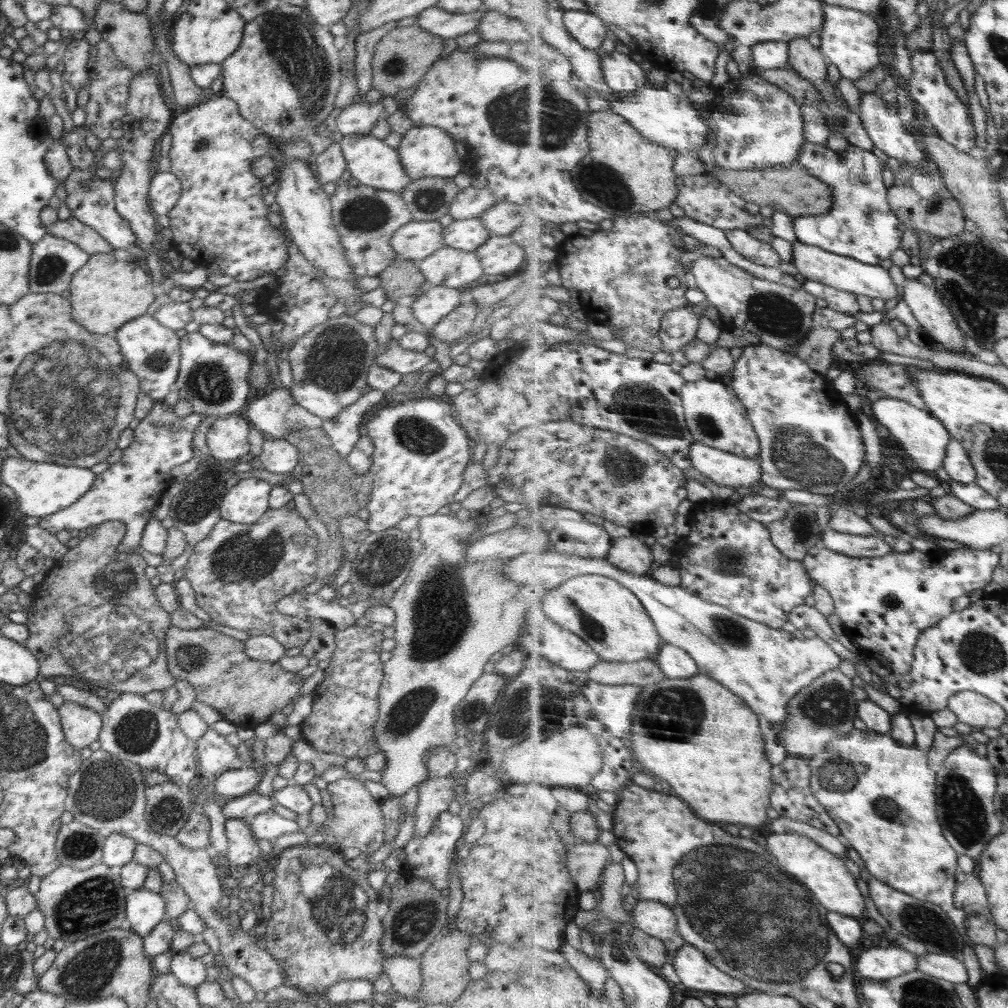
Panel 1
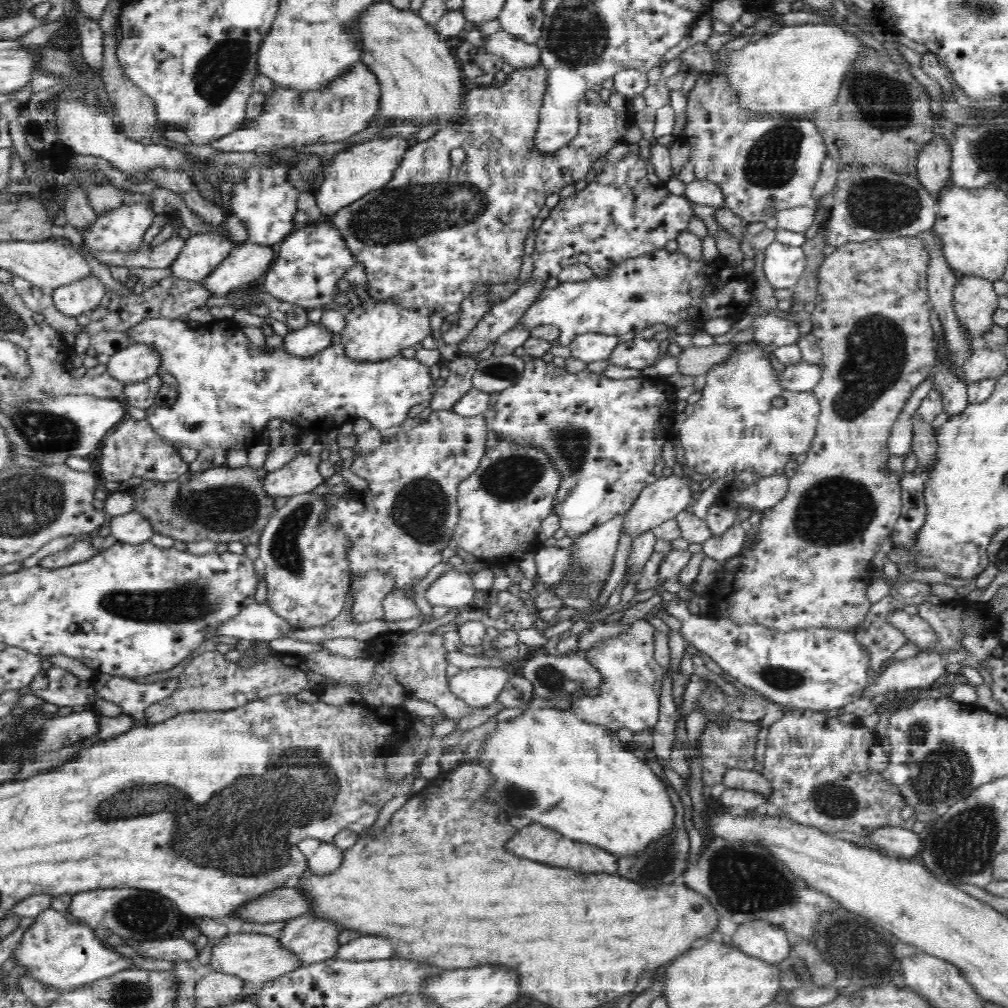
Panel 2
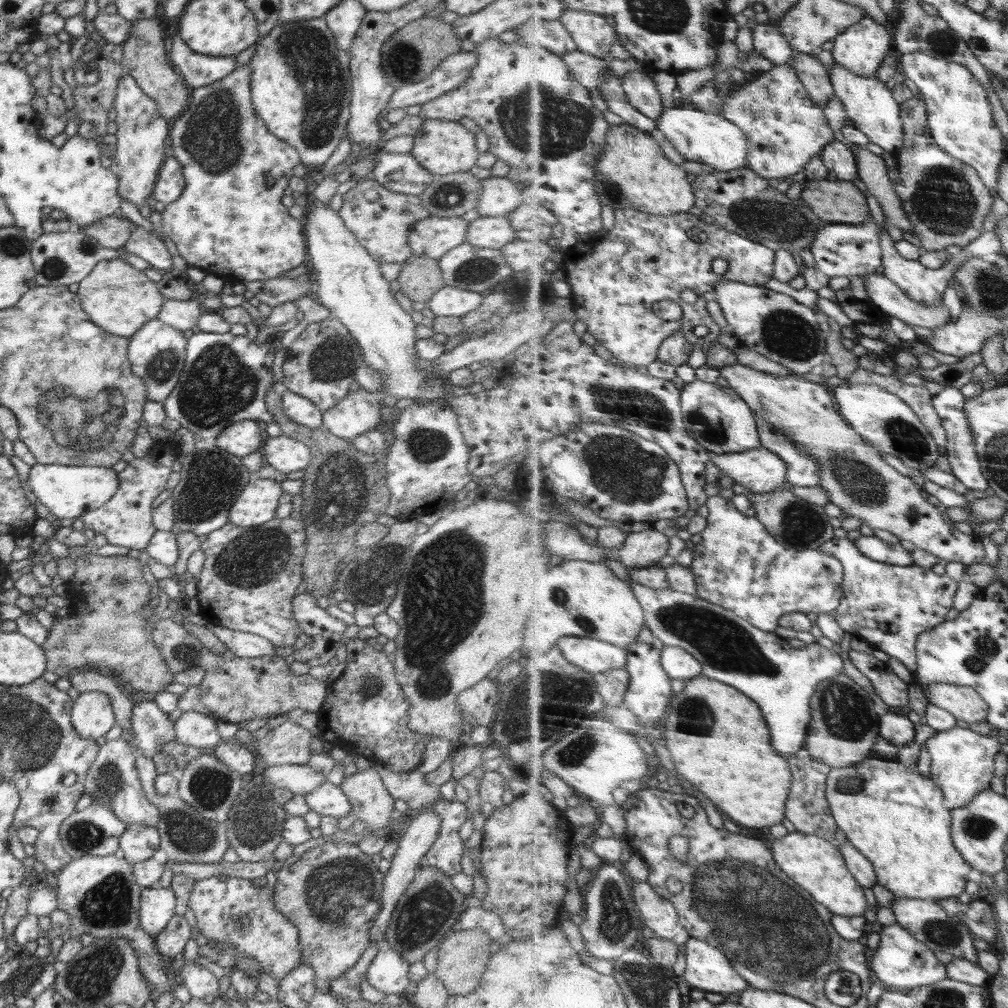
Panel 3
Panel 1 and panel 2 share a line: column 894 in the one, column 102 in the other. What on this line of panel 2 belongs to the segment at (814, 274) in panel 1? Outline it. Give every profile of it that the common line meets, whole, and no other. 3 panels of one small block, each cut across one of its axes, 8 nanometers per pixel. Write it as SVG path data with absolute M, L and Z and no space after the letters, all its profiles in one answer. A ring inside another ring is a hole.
M89 272L80 279L74 279L73 282L56 288L53 301L60 312L76 317L94 309L107 292L109 290L102 284L102 280Z

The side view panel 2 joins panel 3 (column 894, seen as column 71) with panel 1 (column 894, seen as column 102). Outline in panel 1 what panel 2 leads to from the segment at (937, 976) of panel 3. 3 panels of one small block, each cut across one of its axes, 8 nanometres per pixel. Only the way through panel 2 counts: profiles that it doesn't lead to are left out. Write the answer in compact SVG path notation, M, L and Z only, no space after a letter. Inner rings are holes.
M898 943L888 948L870 948L858 960L860 974L874 981L890 981L919 969L919 958Z

